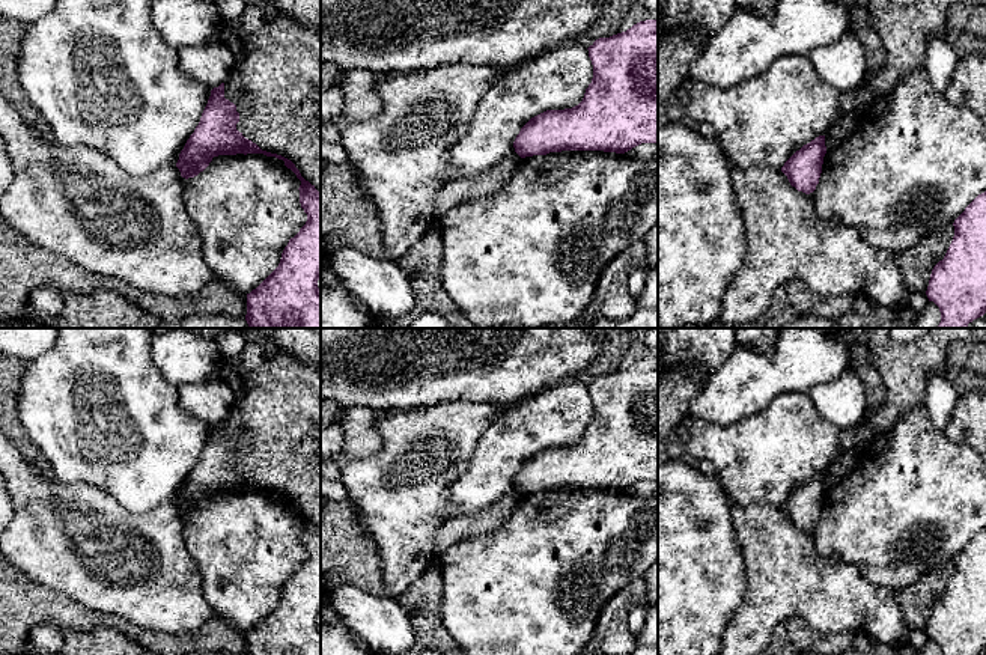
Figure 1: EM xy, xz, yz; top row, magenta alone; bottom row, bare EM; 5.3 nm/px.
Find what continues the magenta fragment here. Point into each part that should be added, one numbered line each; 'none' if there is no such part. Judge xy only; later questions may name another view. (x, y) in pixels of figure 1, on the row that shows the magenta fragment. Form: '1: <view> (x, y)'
none

